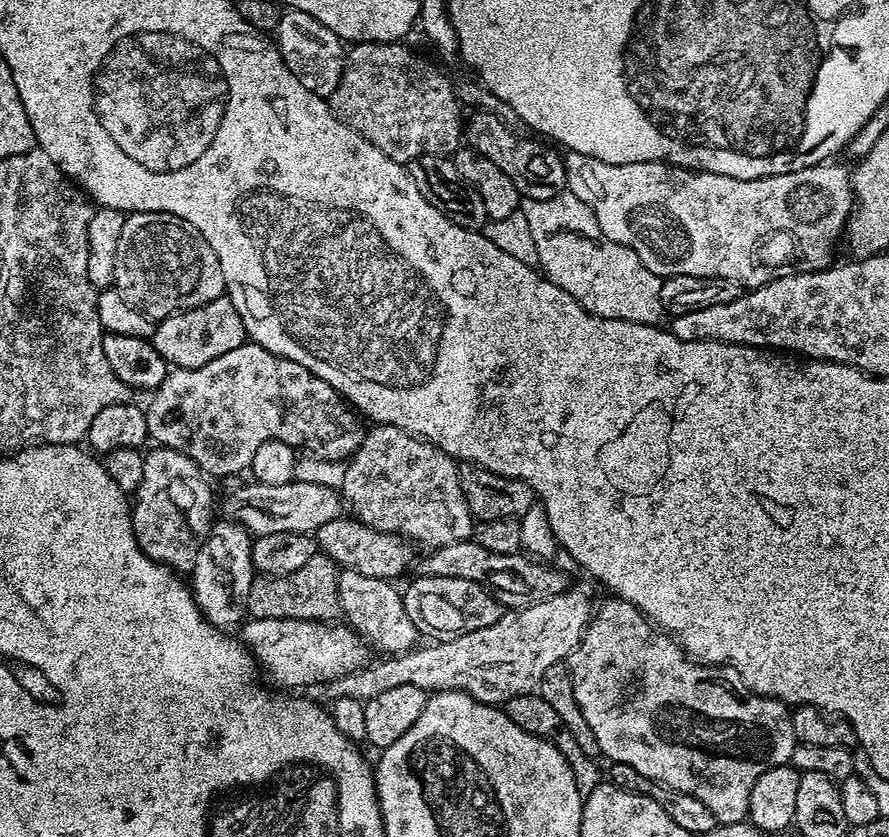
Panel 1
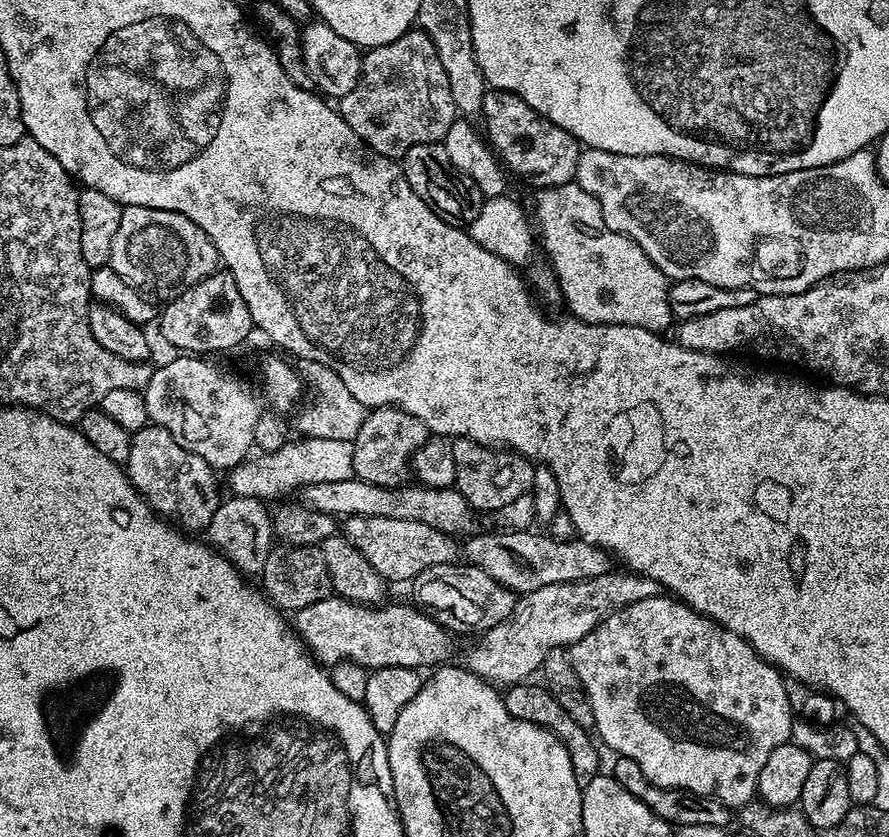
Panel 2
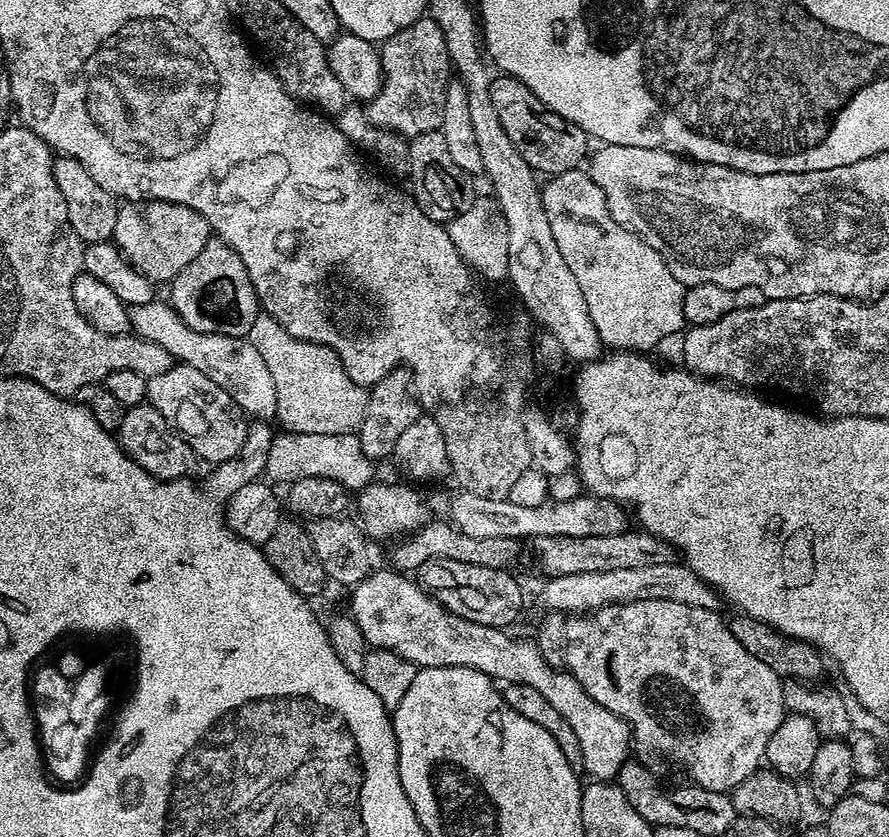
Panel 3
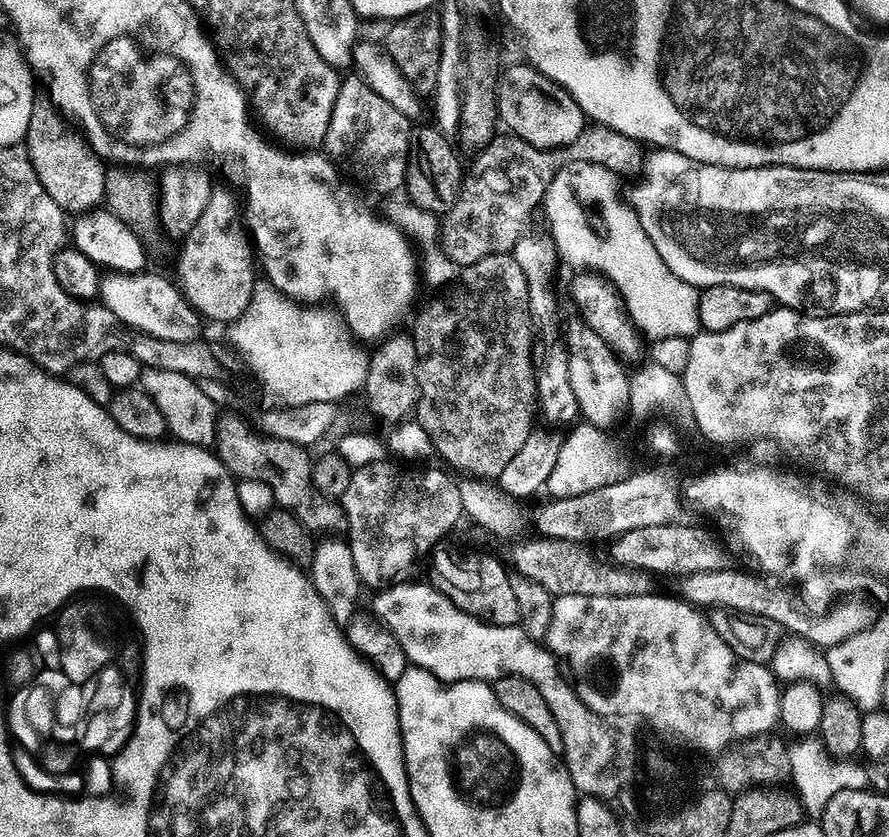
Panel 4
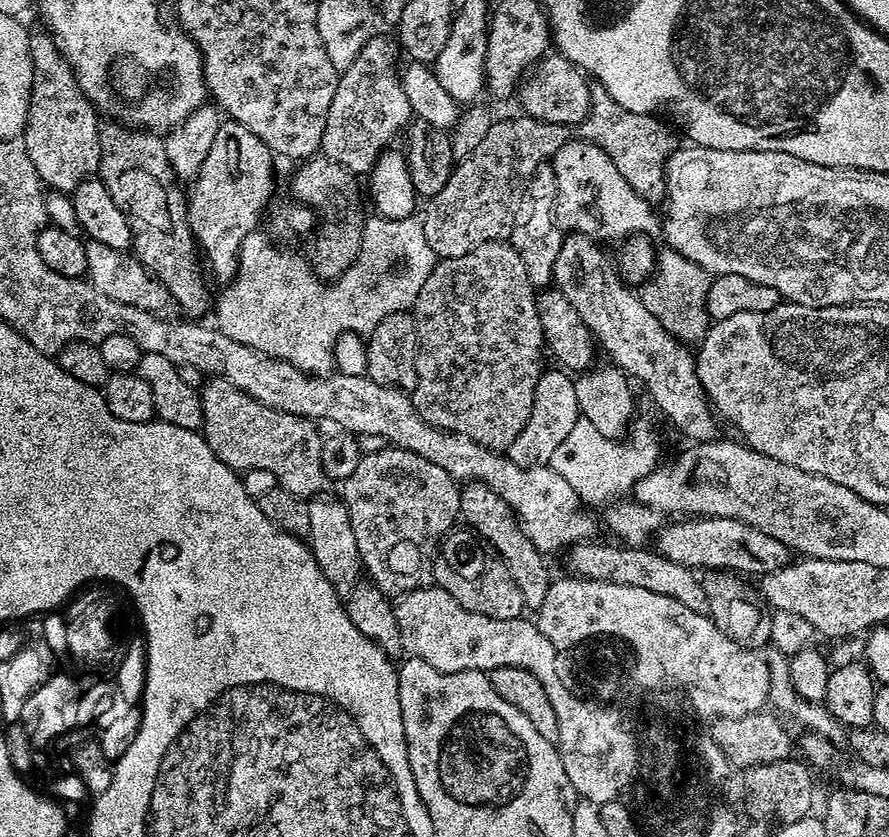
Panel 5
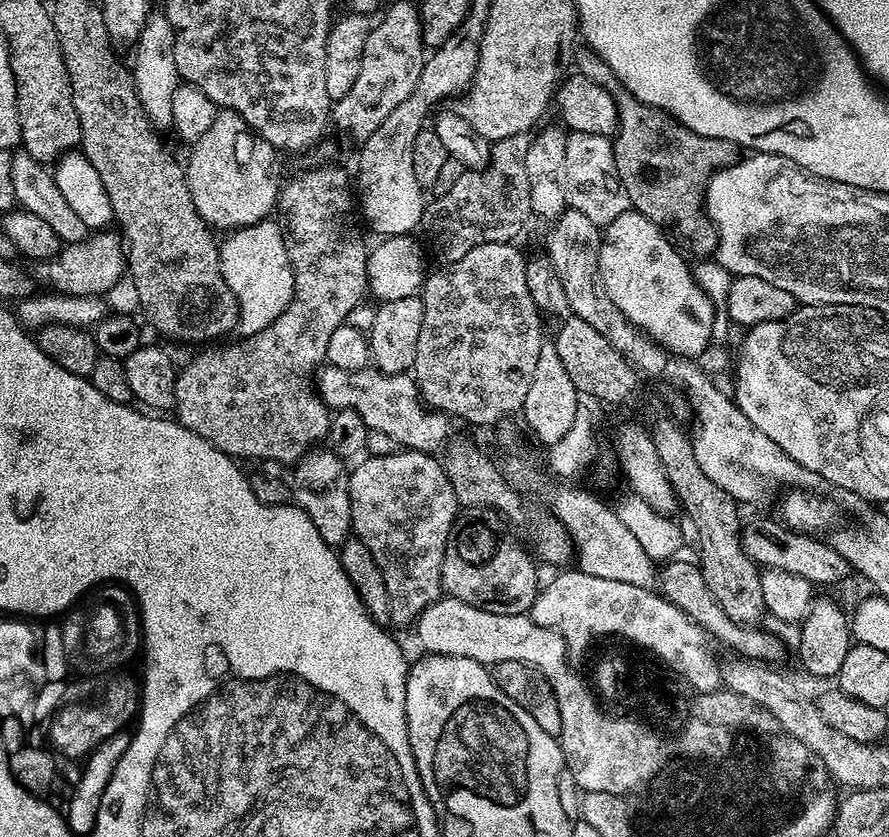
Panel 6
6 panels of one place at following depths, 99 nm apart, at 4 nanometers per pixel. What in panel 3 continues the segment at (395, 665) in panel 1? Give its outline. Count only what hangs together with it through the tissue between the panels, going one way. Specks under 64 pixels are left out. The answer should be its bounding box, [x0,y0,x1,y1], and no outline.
[540,559,722,614]

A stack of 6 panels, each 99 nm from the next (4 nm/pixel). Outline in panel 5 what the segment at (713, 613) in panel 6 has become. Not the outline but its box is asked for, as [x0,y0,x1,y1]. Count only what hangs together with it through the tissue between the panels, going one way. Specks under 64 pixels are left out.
[567,542,707,613]

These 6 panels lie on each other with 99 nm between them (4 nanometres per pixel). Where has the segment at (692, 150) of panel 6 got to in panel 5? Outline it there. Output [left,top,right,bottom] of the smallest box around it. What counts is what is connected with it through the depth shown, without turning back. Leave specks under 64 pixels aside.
[583,92,666,202]

